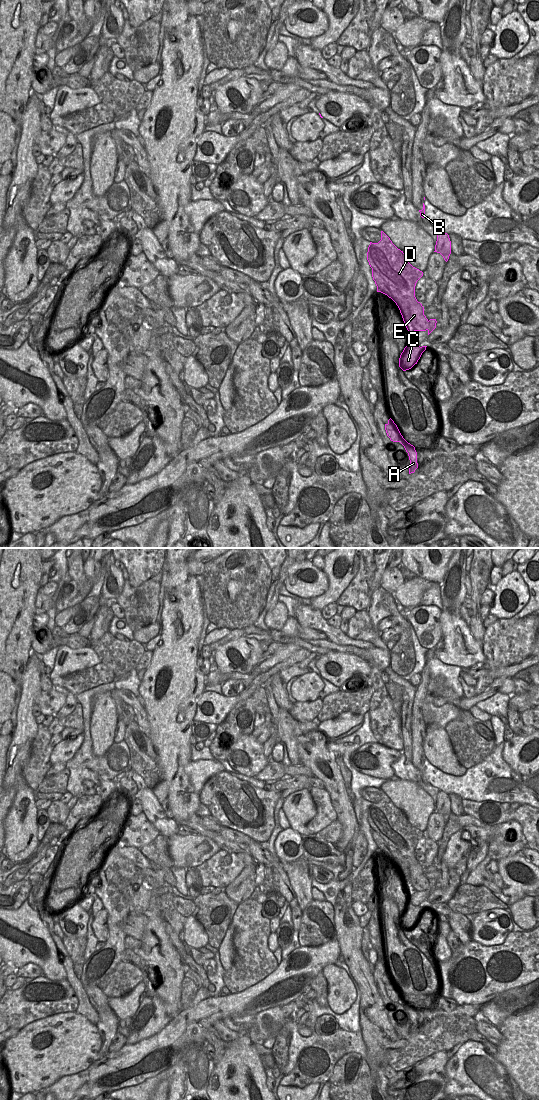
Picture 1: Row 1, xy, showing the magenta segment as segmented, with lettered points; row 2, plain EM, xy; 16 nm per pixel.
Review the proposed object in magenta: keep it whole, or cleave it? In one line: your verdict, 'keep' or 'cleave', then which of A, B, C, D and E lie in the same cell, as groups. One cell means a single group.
cleave; A B D E / C

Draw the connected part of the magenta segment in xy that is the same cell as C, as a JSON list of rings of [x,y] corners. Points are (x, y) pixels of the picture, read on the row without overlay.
[[[406,906],[399,918],[399,924],[404,927],[404,931],[411,929],[417,924],[422,913],[426,910],[427,906]]]

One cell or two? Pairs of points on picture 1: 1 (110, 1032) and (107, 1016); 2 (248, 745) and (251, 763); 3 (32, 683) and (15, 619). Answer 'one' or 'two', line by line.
1: one
2: one
3: two

